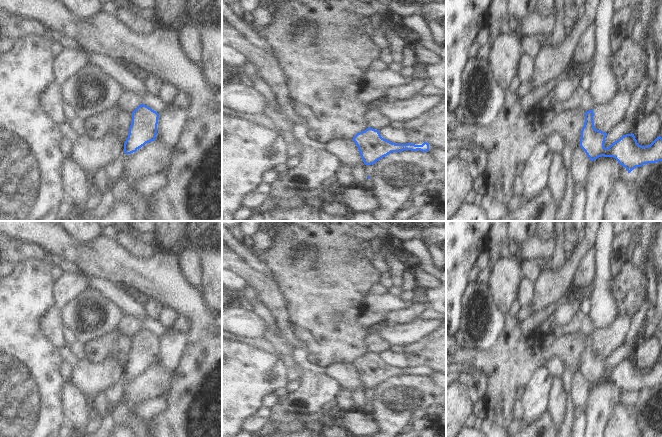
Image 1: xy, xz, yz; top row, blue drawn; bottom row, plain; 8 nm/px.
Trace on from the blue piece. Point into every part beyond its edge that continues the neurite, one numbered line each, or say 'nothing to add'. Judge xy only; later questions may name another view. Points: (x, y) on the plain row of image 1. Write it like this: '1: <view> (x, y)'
nothing to add

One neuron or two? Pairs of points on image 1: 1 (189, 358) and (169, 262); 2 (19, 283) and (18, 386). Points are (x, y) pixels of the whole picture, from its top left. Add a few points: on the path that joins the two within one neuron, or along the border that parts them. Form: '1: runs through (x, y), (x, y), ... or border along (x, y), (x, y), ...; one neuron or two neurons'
1: runs through (196, 334), (196, 312), (170, 286); one neuron
2: runs through (18, 309), (18, 360); one neuron

